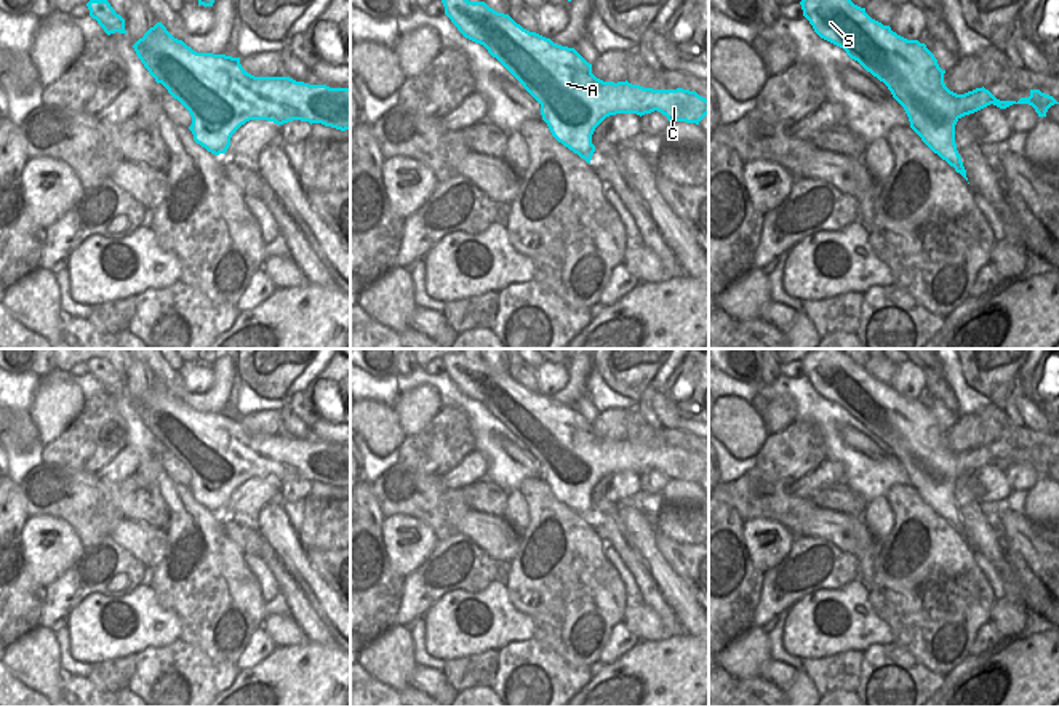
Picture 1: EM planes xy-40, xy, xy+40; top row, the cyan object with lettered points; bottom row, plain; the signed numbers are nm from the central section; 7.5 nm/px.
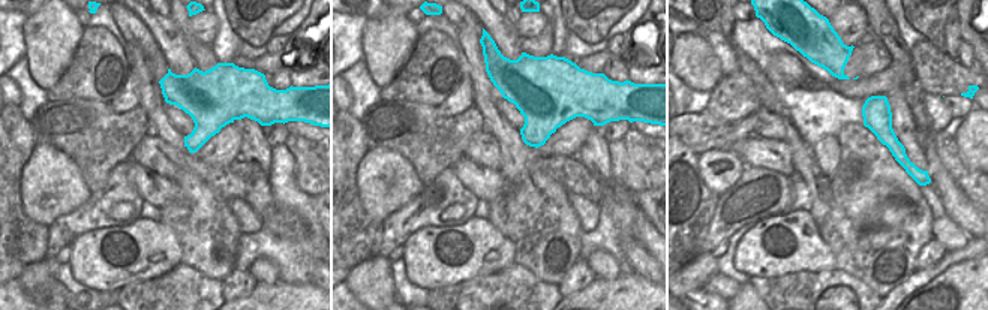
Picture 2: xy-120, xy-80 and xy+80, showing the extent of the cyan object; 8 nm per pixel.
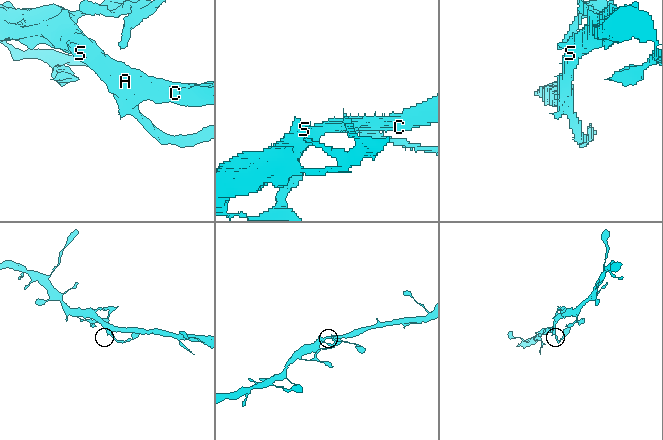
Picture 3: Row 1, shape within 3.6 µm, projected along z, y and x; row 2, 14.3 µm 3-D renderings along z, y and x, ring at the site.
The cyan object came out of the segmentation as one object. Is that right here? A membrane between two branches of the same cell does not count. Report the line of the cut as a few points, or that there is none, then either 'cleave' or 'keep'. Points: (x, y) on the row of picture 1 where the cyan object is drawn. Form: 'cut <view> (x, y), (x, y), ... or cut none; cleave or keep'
cut none; keep

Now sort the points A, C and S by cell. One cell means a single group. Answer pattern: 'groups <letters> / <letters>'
groups A C S

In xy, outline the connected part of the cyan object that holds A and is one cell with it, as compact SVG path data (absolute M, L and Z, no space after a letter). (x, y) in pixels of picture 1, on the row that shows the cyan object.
M442 0L445 14L469 40L483 45L541 104L552 136L590 163L592 134L609 115L654 110L669 122L696 123L709 114L709 99L696 91L653 90L603 82L574 48L553 43L498 13L485 2Z

